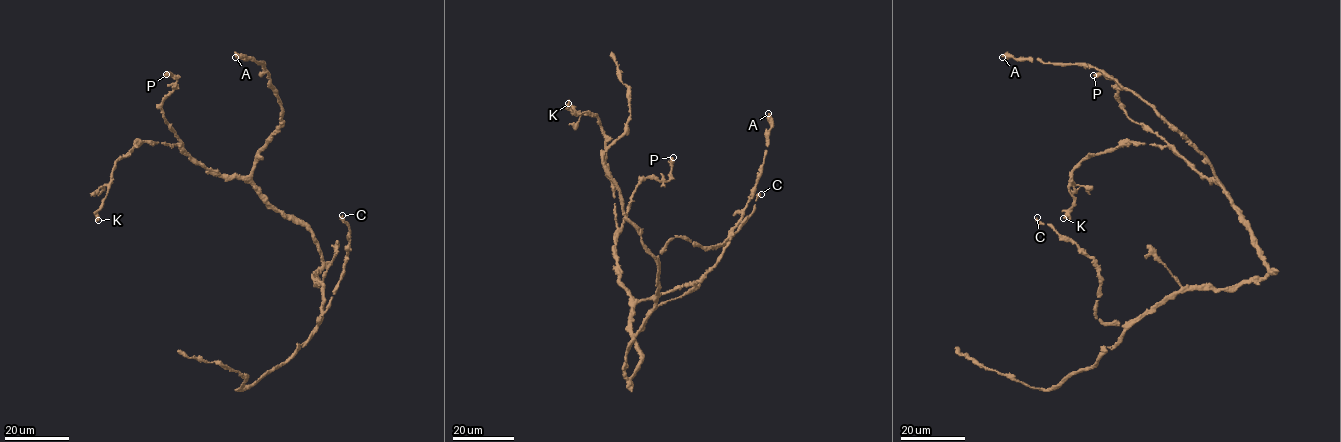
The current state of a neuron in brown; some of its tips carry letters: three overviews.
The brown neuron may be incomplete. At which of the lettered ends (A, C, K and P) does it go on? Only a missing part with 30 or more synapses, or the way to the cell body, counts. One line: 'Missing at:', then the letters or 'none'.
Missing at: C

